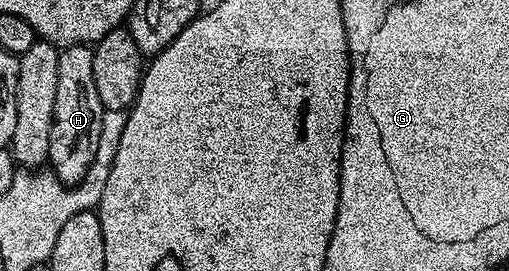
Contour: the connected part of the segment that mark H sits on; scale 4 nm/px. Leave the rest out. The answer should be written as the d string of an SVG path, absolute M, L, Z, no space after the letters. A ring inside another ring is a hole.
M65 46L57 56L57 94L54 96L50 148L47 165L56 176L57 183L74 186L83 182L94 156L98 152L98 140L102 136L104 105L98 100L92 75L92 46Z

